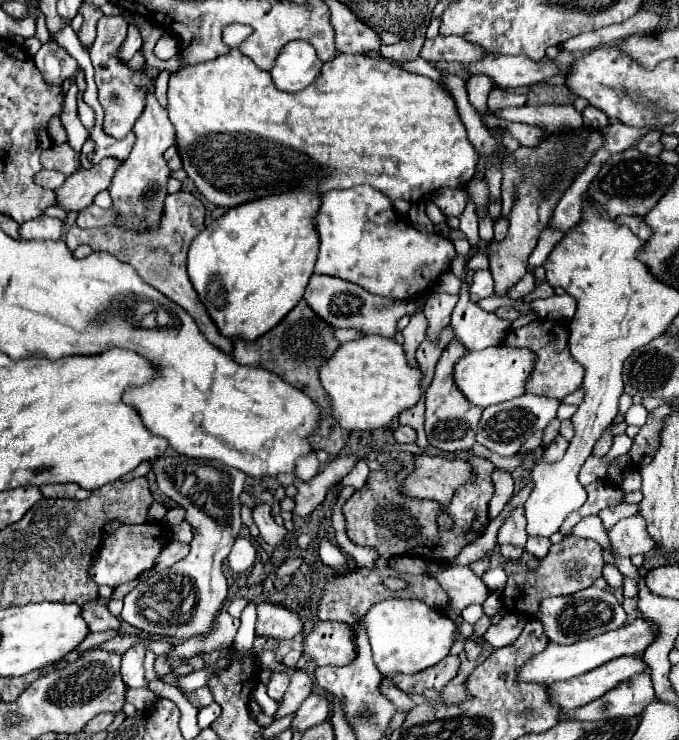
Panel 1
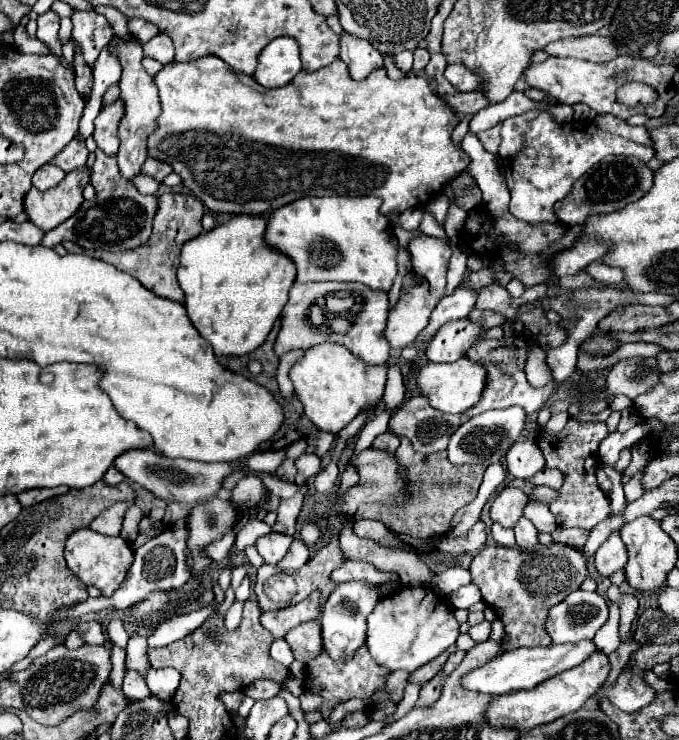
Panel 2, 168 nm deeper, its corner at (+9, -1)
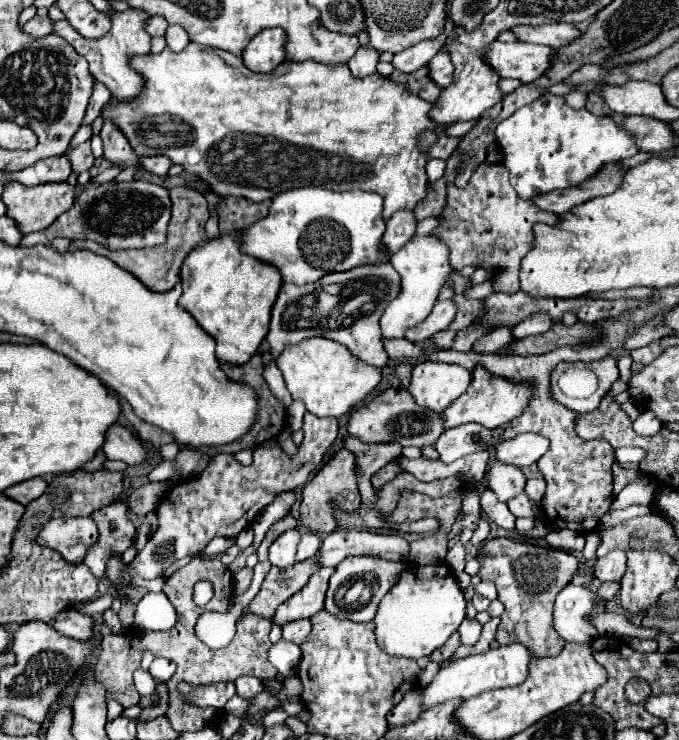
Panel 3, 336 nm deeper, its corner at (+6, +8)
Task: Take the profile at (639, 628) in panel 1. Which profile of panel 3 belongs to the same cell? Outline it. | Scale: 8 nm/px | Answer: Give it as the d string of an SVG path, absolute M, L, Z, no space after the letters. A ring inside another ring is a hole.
M510 643L510 645L500 645L496 649L488 649L486 653L480 655L470 655L464 657L456 663L450 663L448 667L442 667L438 675L432 679L432 683L424 689L424 707L434 707L438 703L444 703L448 699L460 697L460 699L470 699L478 693L490 691L490 689L502 689L510 685L520 685L524 683L528 675L528 667L532 661L532 651L520 643Z

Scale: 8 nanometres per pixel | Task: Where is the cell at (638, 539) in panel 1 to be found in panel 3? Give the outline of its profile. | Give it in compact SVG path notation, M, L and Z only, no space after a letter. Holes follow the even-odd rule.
M616 547L594 563L594 577L600 581L620 581L626 571L626 551Z

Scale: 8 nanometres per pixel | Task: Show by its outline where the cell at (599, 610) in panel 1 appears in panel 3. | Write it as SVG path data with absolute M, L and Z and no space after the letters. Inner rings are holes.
M568 585L554 603L554 629L566 641L590 643L600 633L592 625L592 613L598 607L596 593L590 587Z

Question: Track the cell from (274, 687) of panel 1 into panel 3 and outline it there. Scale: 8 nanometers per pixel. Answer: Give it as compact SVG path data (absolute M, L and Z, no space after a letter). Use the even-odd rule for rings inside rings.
M238 677L236 679L236 693L240 697L256 697L264 691L264 683L258 677Z

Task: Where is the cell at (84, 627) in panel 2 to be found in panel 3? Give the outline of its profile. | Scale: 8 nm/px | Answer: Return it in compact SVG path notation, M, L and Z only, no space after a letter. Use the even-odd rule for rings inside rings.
M68 609L68 611L62 611L54 625L52 625L58 633L66 635L66 637L74 637L74 639L90 639L92 633L94 633L94 619L90 615L84 615L80 613L78 609Z

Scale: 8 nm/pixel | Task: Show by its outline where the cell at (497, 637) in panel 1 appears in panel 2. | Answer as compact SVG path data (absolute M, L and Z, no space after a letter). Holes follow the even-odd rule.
M487 620L475 624L471 630L469 630L469 636L475 640L475 642L485 642L489 638L489 632L491 632L491 624Z

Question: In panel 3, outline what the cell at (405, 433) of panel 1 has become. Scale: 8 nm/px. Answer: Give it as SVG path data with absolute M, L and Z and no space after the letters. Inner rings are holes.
M348 437L344 447L358 457L358 489L361 502L373 507L377 502L377 496L370 477L386 463L398 459L402 455L402 447L398 443L360 443L360 439L354 437Z

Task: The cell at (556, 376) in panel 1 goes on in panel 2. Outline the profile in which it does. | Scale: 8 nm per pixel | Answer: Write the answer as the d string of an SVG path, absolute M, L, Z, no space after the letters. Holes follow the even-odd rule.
M525 336L481 340L467 350L467 358L473 360L473 362L479 362L487 370L487 382L485 382L481 400L479 400L479 404L475 404L473 408L469 408L465 412L467 418L473 418L481 412L495 410L495 408L509 408L509 406L515 406L515 404L525 408L525 414L529 418L533 418L547 404L547 400L553 394L553 388L555 388L553 380L543 388L535 388L525 378L525 360L527 360L527 338Z

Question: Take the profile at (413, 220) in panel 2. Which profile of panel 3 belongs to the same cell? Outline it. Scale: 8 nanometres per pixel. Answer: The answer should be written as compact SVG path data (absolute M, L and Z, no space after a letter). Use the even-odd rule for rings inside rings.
M404 209L404 211L396 211L396 215L392 215L386 221L386 233L384 233L384 245L396 253L416 231L416 217L412 213L412 209Z

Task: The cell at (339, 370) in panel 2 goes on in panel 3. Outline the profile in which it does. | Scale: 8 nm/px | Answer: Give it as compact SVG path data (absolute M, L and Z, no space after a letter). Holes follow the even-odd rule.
M312 337L298 345L286 345L282 355L276 359L276 365L282 371L292 397L304 401L306 409L316 417L346 415L362 403L382 379L382 371L378 367L366 365L344 345L324 337Z

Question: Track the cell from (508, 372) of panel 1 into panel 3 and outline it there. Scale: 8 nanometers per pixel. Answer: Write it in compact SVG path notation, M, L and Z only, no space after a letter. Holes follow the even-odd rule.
M420 361L414 365L408 391L414 395L418 405L444 411L444 407L452 405L466 391L470 381L472 373L466 367Z

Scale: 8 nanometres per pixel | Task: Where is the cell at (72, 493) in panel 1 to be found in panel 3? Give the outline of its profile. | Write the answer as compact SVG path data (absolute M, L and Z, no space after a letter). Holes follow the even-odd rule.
M36 477L36 479L28 479L28 481L20 483L20 485L12 485L12 487L8 487L8 491L4 491L4 493L6 493L10 499L14 499L14 501L18 501L18 503L22 503L22 505L28 505L28 503L34 501L36 497L40 497L46 487L48 487L48 483L46 483L44 479L40 479L40 477Z

